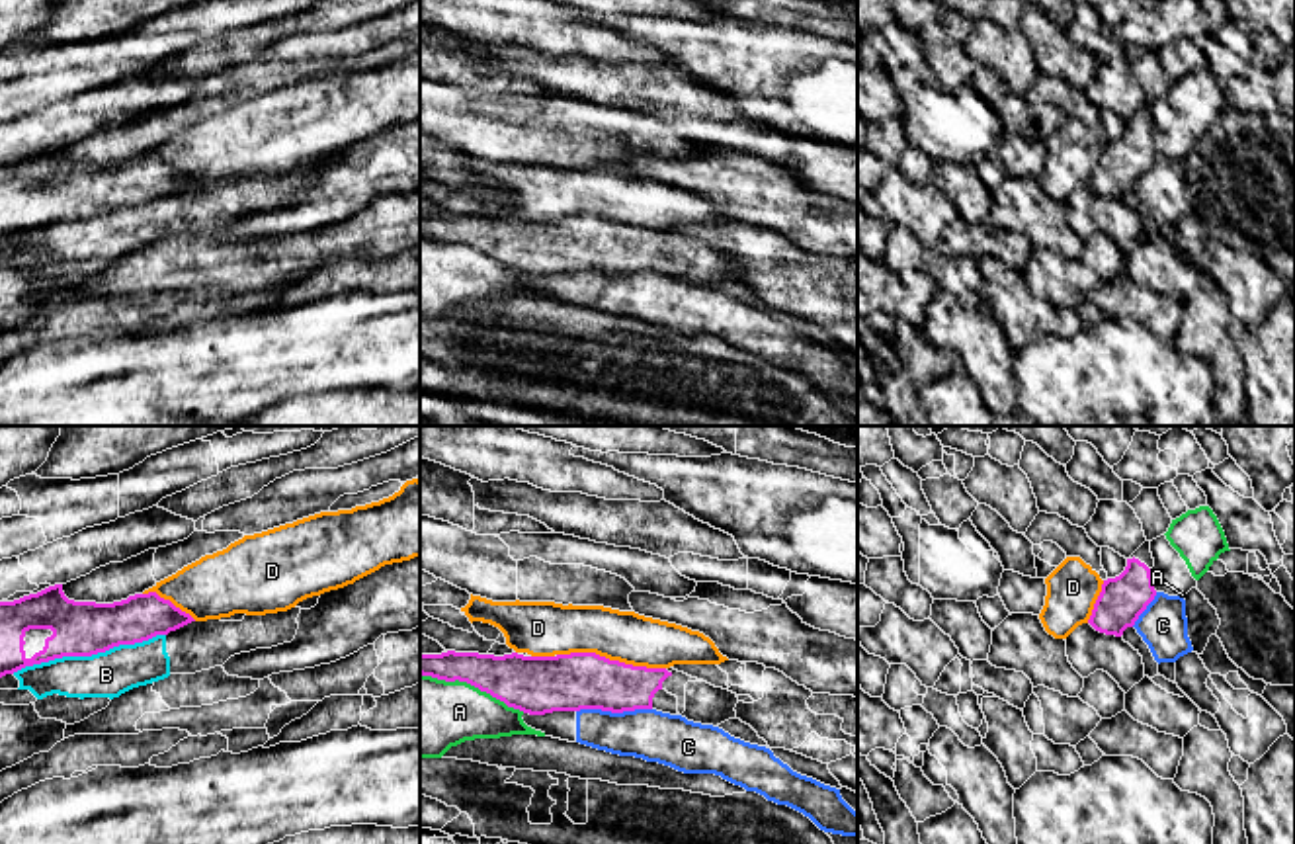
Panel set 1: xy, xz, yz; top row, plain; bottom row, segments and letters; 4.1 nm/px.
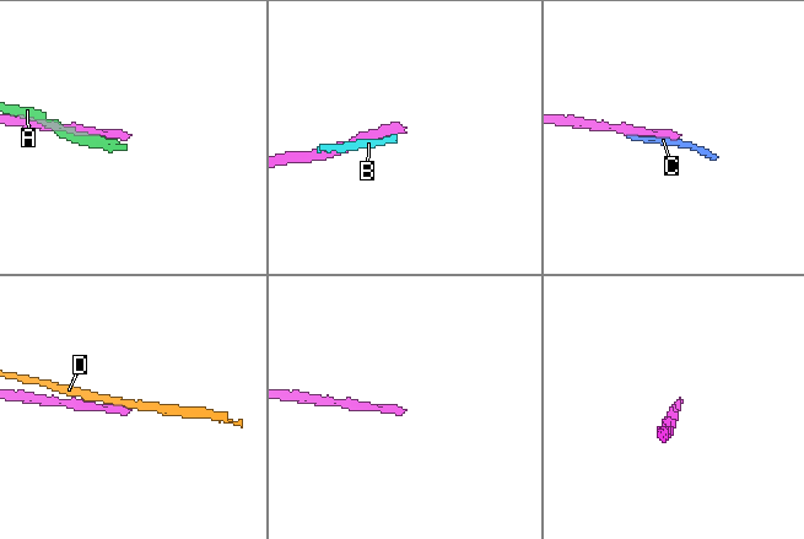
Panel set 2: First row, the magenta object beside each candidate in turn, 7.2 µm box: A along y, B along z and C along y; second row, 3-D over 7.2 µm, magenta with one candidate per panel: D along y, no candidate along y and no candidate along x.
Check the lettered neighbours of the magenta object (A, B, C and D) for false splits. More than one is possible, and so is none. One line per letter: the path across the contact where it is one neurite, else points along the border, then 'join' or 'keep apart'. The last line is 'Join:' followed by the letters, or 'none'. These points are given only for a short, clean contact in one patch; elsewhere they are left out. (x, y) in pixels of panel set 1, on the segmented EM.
A: keep apart
B: keep apart
C: keep apart
D: keep apart
Join: none

